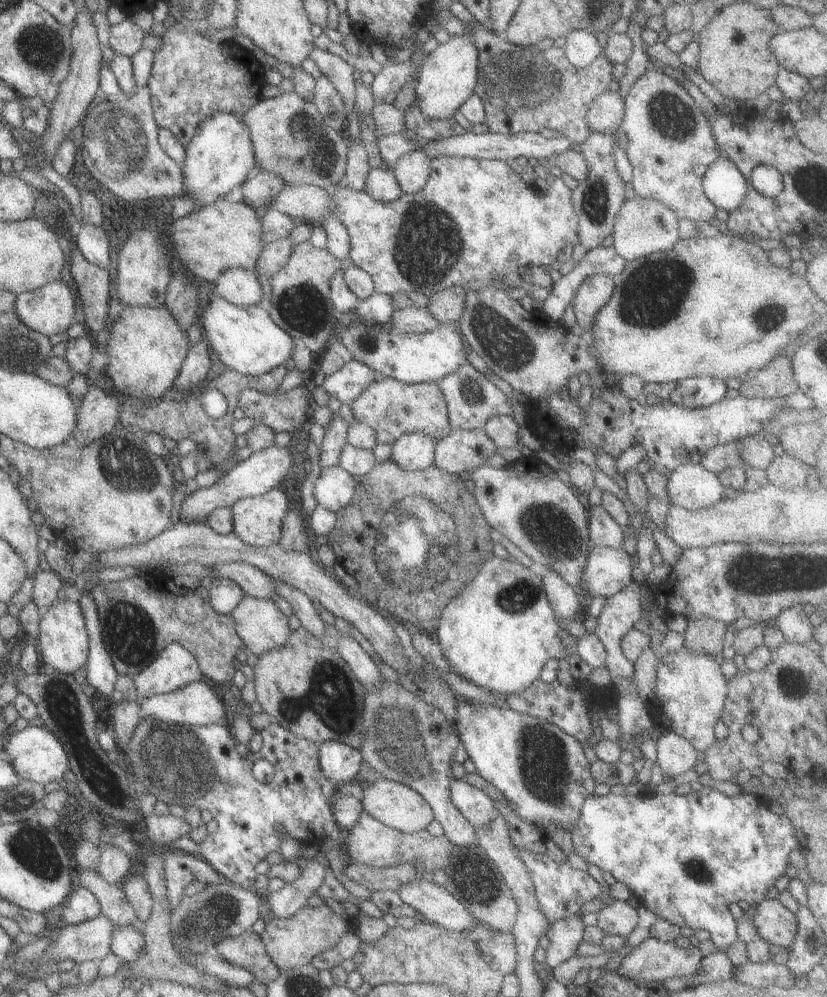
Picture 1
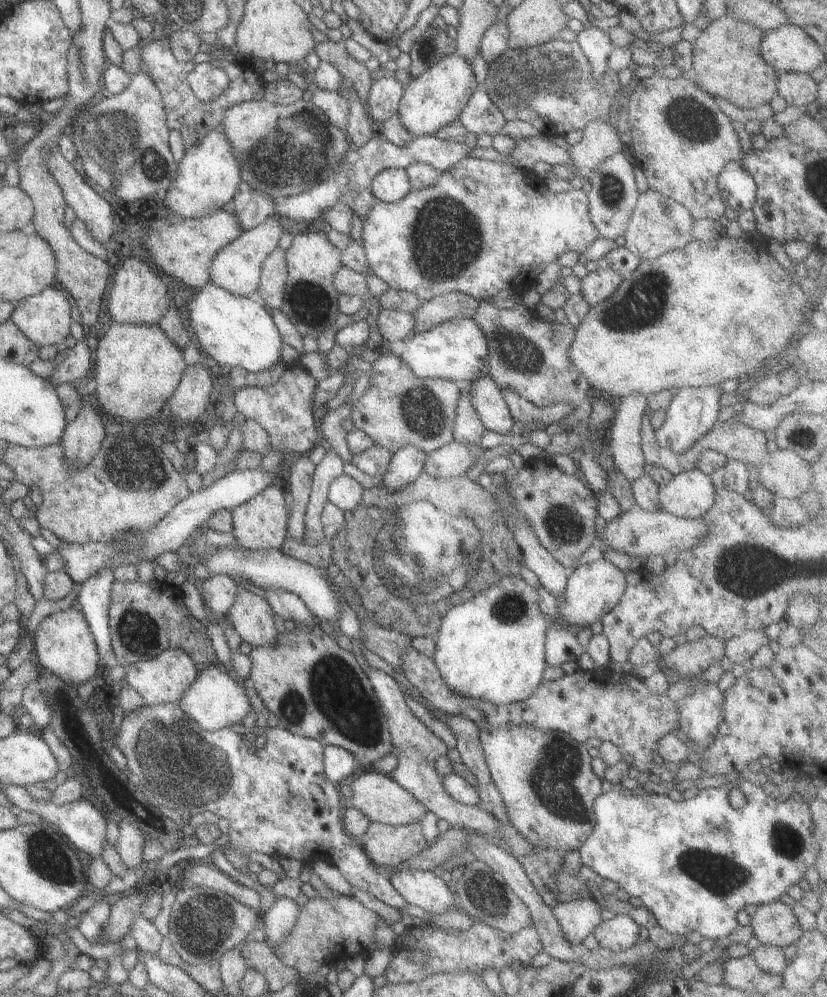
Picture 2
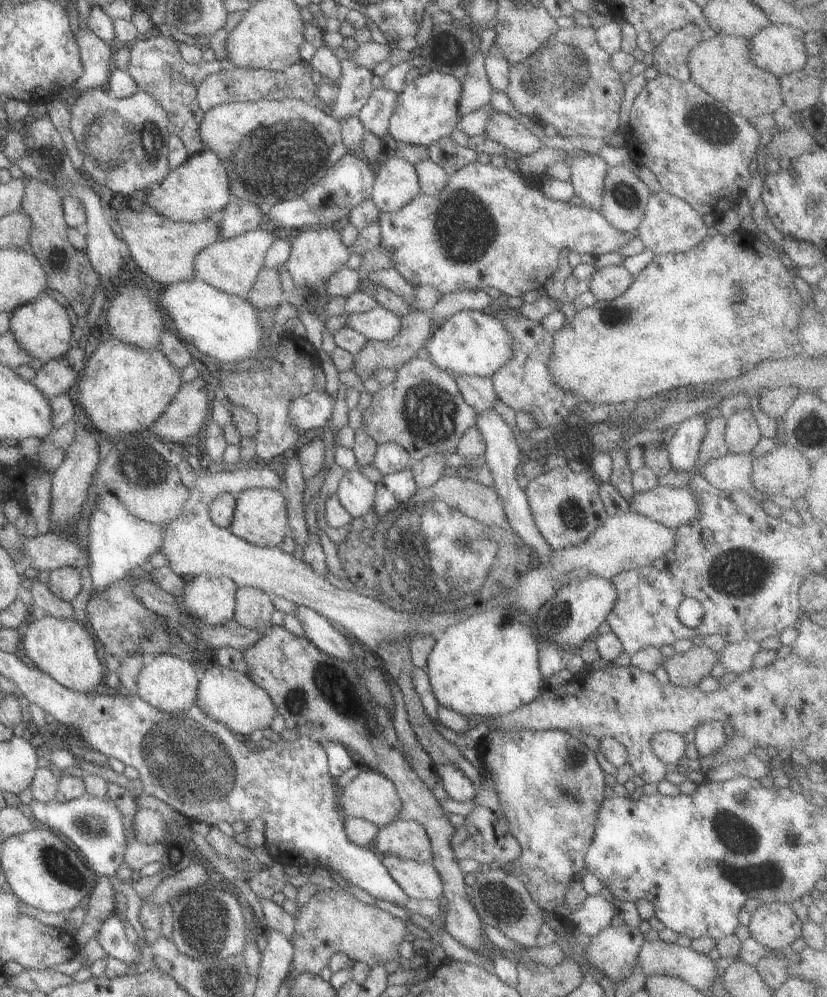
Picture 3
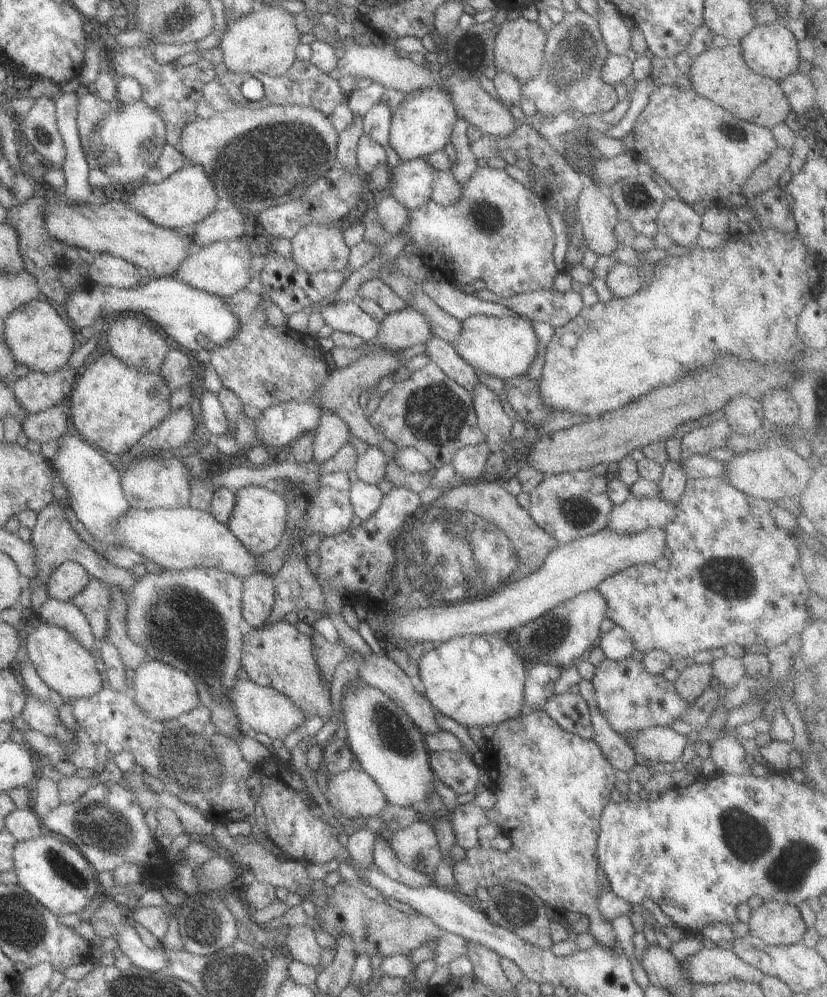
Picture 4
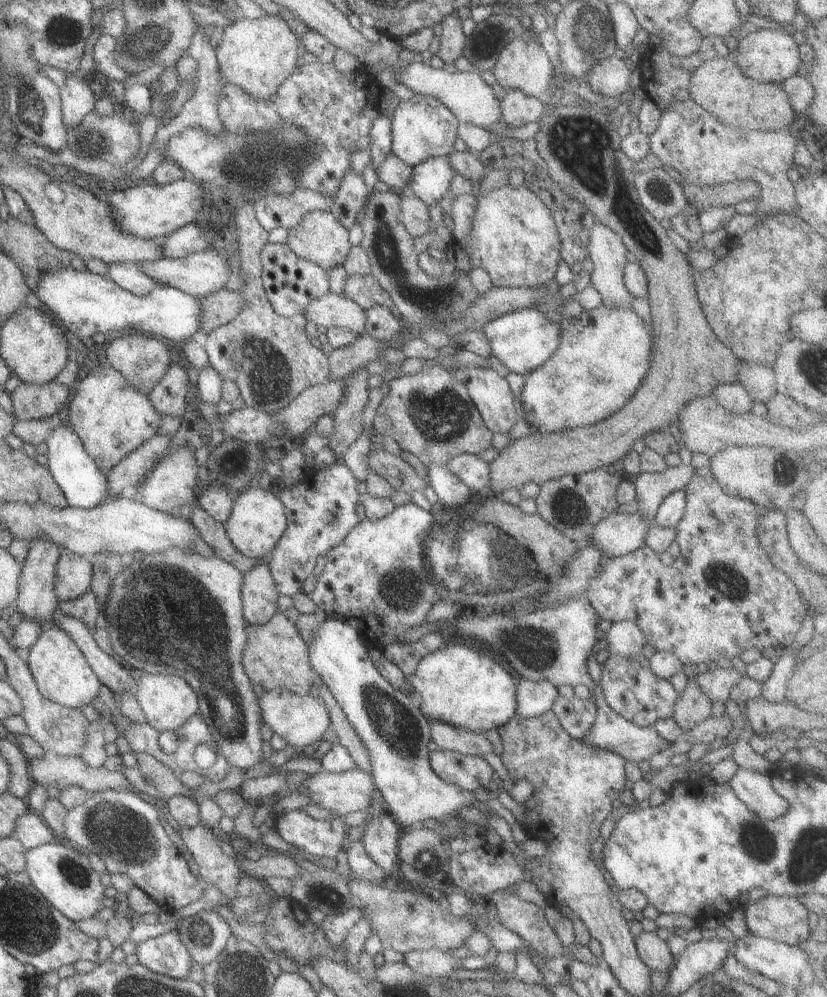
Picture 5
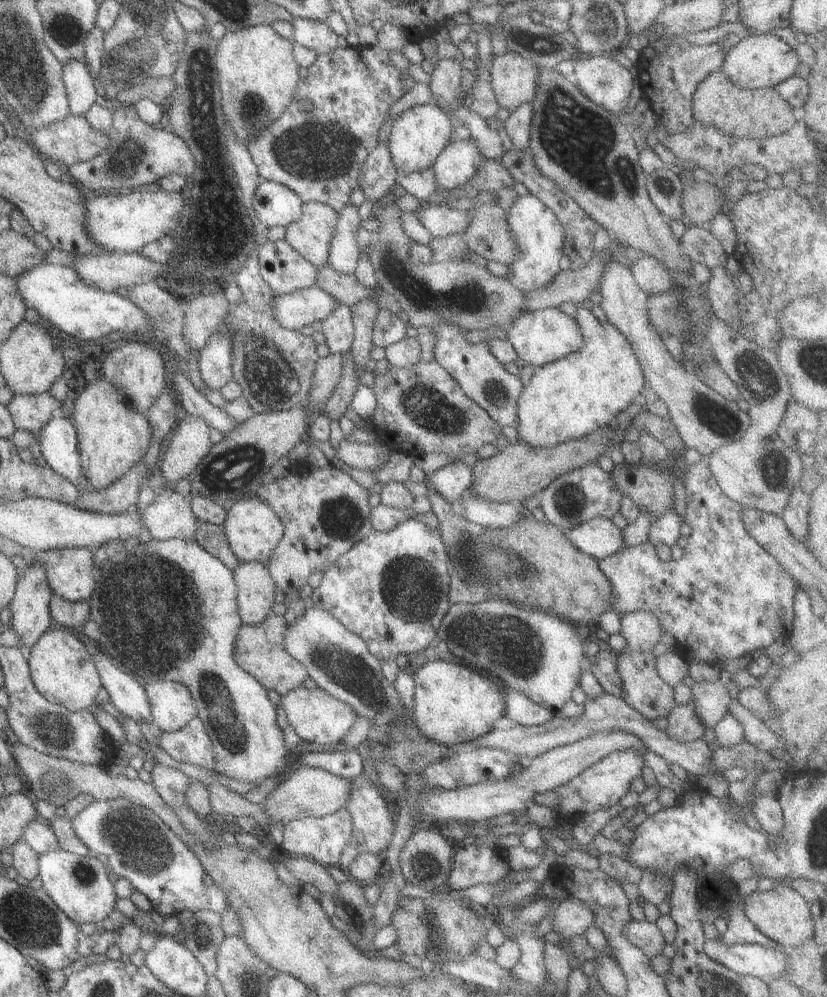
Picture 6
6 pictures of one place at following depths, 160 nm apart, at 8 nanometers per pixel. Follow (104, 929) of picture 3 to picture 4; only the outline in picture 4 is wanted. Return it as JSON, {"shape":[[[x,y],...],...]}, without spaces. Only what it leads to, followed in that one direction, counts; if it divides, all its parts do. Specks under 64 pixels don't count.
{"shape":[[[120,924],[115,936],[111,936],[111,938],[117,940],[117,948],[123,952],[123,956],[129,960],[131,966],[145,971],[164,970],[167,966],[165,954],[159,952],[161,946],[153,949],[147,948],[133,927]]]}

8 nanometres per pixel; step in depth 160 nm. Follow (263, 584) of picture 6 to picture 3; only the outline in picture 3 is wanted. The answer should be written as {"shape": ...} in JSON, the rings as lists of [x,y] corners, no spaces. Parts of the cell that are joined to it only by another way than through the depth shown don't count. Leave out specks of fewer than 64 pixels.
{"shape":[[[237,587],[234,595],[233,621],[243,628],[267,634],[270,616],[275,611],[265,592],[257,588]]]}

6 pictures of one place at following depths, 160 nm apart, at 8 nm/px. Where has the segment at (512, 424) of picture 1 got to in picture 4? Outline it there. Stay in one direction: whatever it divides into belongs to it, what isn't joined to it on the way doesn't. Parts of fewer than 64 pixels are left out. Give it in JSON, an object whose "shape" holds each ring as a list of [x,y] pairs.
{"shape":[[[431,337],[424,344],[424,355],[429,357],[449,380],[453,380],[457,386],[471,394],[479,382],[473,368],[467,366],[445,340]]]}

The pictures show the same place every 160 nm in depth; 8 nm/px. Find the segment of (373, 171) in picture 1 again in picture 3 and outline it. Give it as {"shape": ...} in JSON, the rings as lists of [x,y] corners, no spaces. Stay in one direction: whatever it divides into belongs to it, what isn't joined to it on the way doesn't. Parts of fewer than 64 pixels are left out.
{"shape":[[[391,155],[375,167],[368,199],[382,212],[392,212],[405,206],[419,193],[413,165],[403,158]]]}

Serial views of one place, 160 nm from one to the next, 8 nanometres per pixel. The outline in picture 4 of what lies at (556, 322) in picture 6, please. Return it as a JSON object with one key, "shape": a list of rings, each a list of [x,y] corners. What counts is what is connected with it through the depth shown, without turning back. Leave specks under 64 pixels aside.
{"shape":[[[467,316],[464,320],[459,320],[459,334],[449,342],[449,346],[473,370],[486,372],[502,381],[526,373],[538,352],[531,322],[519,316]]]}

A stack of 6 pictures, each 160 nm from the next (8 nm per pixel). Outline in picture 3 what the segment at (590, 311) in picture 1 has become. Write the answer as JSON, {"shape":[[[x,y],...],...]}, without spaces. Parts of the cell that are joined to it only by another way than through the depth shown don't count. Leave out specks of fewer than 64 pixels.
{"shape":[[[606,264],[591,274],[588,279],[588,291],[593,294],[596,301],[613,300],[627,290],[633,282],[633,277],[623,266]]]}

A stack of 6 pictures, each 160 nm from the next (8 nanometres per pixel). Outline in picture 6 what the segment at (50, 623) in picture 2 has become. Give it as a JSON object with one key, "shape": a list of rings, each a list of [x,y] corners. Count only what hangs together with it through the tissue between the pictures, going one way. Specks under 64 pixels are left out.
{"shape":[[[47,630],[29,652],[27,666],[36,692],[51,703],[61,704],[66,710],[81,711],[96,704],[95,696],[101,688],[95,666],[85,646],[69,630]]]}

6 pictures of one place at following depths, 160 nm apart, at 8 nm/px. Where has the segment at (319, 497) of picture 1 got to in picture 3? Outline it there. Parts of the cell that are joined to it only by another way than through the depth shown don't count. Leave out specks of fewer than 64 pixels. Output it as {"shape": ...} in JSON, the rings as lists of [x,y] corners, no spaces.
{"shape":[[[357,469],[342,471],[334,496],[351,517],[360,518],[374,502],[375,484]]]}

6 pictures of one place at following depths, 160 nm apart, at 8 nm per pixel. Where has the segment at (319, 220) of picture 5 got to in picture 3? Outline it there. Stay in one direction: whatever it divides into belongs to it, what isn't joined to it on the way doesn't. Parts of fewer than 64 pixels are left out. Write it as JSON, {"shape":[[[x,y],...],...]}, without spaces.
{"shape":[[[333,226],[303,229],[297,236],[289,237],[289,240],[290,252],[284,263],[286,270],[297,295],[304,300],[302,305],[304,310],[319,319],[326,312],[326,306],[331,298],[329,294],[325,294],[325,284],[333,272],[344,267],[350,253],[348,248],[339,242],[338,231]]]}

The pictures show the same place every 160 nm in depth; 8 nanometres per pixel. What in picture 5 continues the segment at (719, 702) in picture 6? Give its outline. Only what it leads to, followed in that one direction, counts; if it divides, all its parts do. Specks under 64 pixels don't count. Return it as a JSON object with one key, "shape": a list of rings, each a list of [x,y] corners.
{"shape":[[[731,666],[728,668],[715,667],[713,670],[702,668],[701,672],[695,676],[697,688],[707,696],[710,701],[719,700],[726,702],[728,700],[729,690],[739,682],[741,676],[737,668]]]}

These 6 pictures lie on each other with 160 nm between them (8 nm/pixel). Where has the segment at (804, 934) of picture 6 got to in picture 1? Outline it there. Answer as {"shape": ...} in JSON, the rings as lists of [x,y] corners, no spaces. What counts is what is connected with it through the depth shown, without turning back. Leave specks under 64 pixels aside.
{"shape":[[[763,899],[756,902],[750,916],[756,935],[765,942],[785,948],[793,942],[796,935],[795,915],[778,900]]]}

